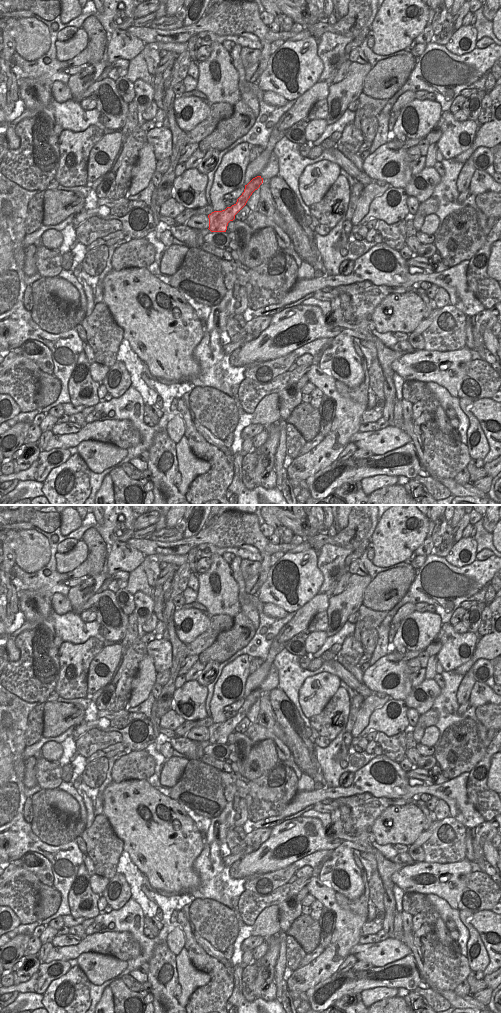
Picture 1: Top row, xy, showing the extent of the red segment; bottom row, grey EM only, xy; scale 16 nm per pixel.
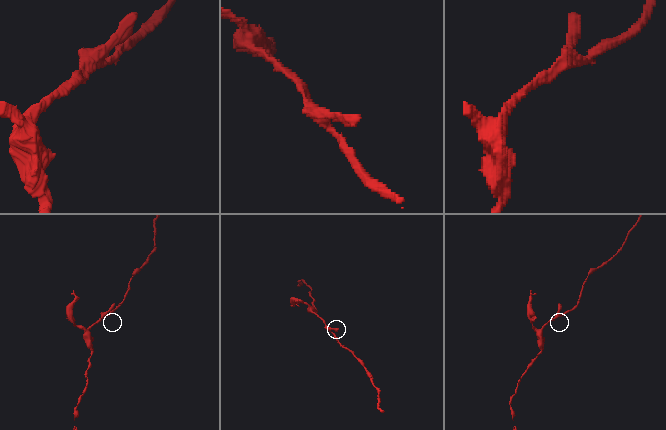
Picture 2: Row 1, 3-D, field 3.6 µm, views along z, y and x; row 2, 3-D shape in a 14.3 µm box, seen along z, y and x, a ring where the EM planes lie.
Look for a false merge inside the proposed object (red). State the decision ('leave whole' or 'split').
leave whole

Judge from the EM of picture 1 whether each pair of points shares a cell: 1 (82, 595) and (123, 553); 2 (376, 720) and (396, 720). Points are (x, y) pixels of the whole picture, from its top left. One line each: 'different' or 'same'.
1: same
2: same

